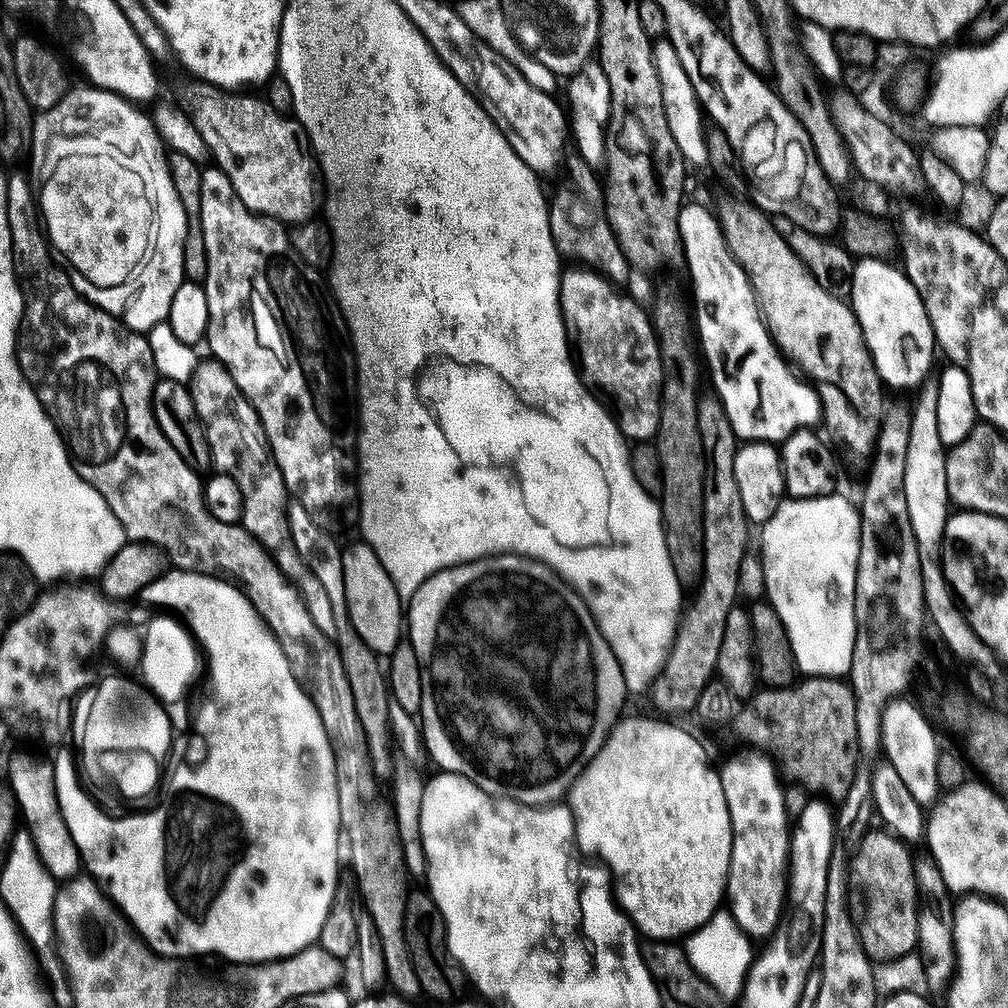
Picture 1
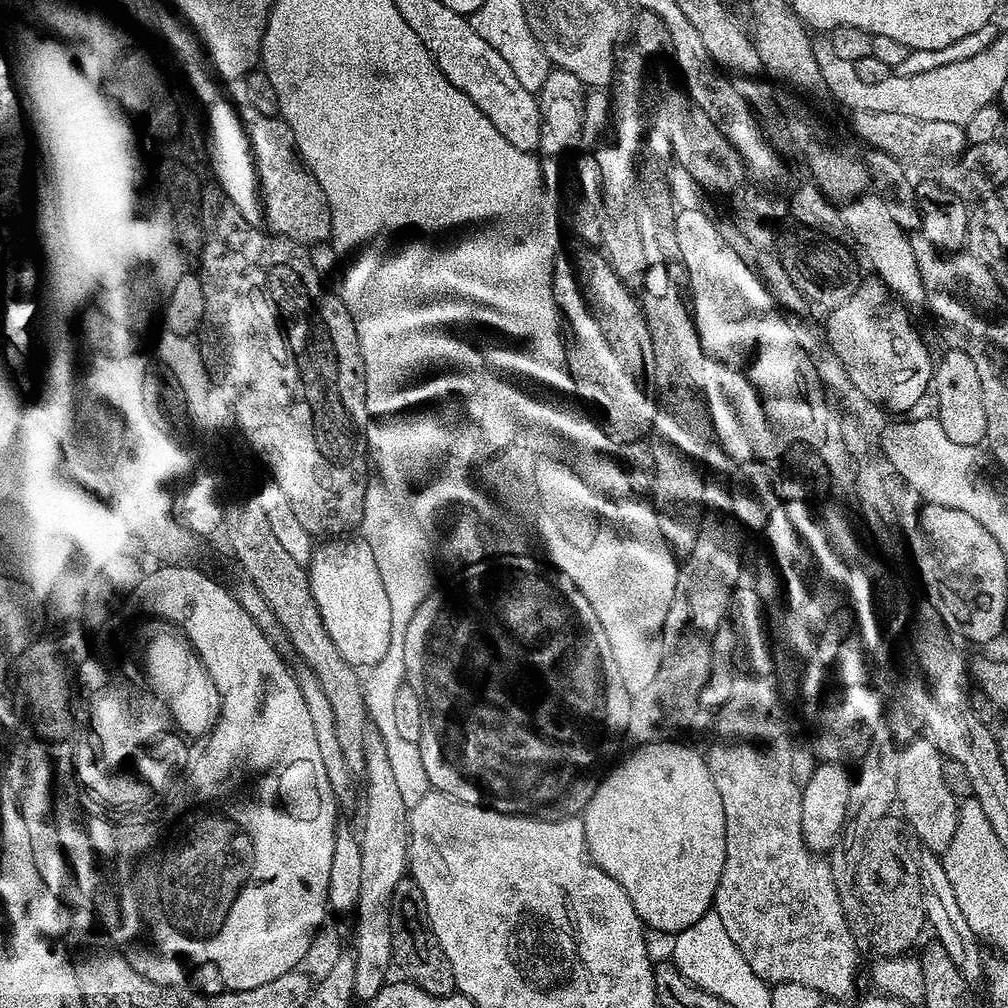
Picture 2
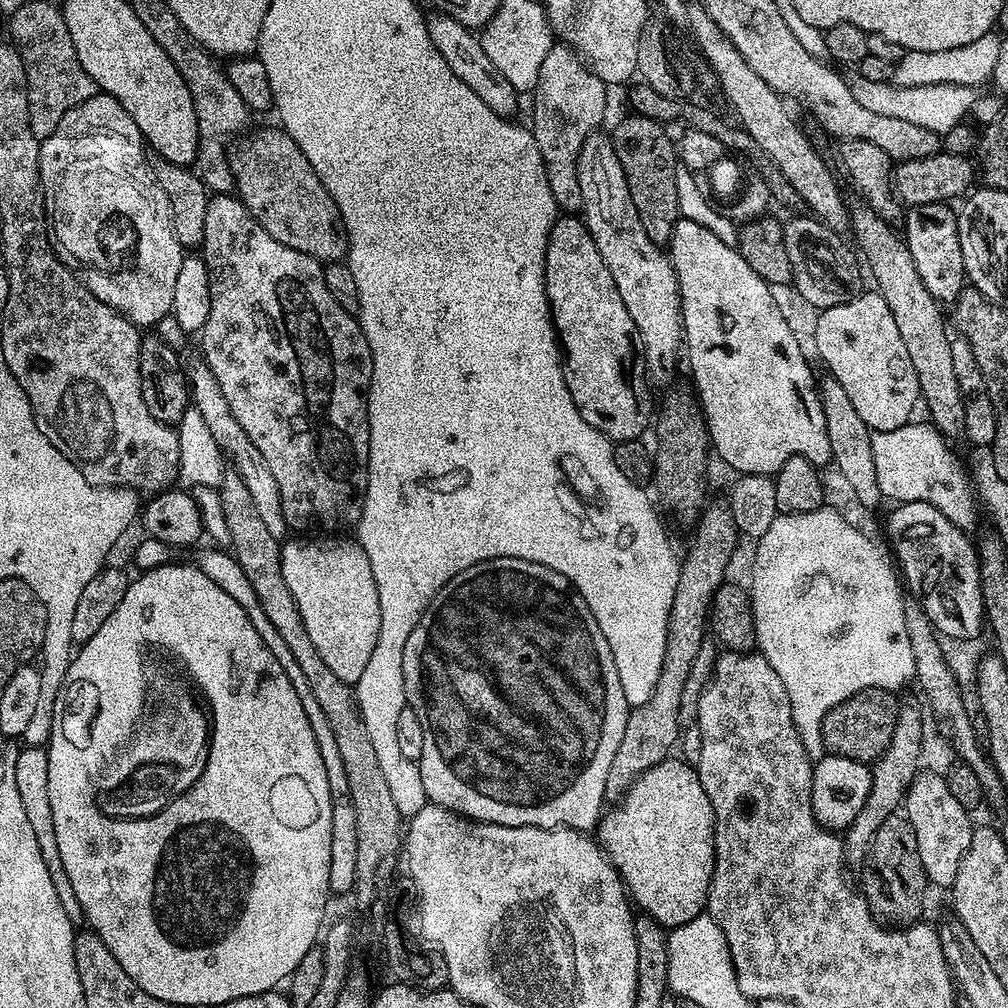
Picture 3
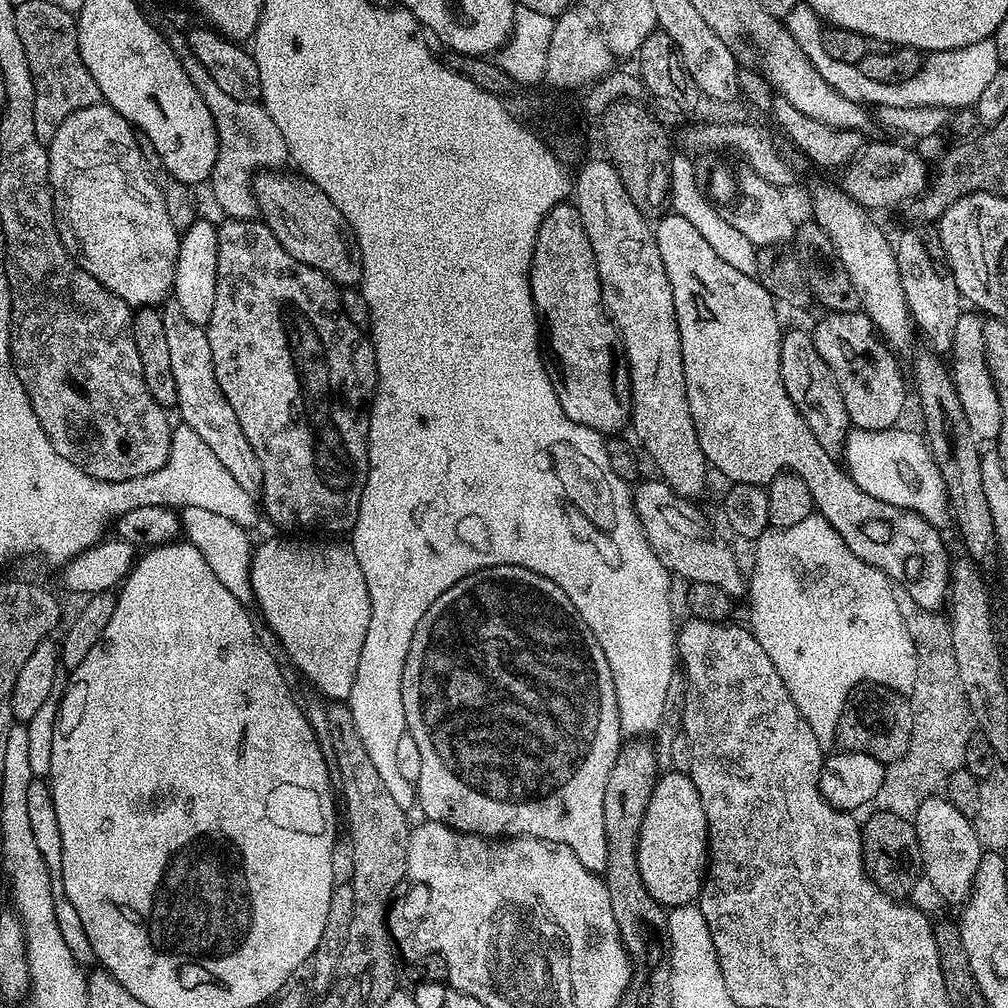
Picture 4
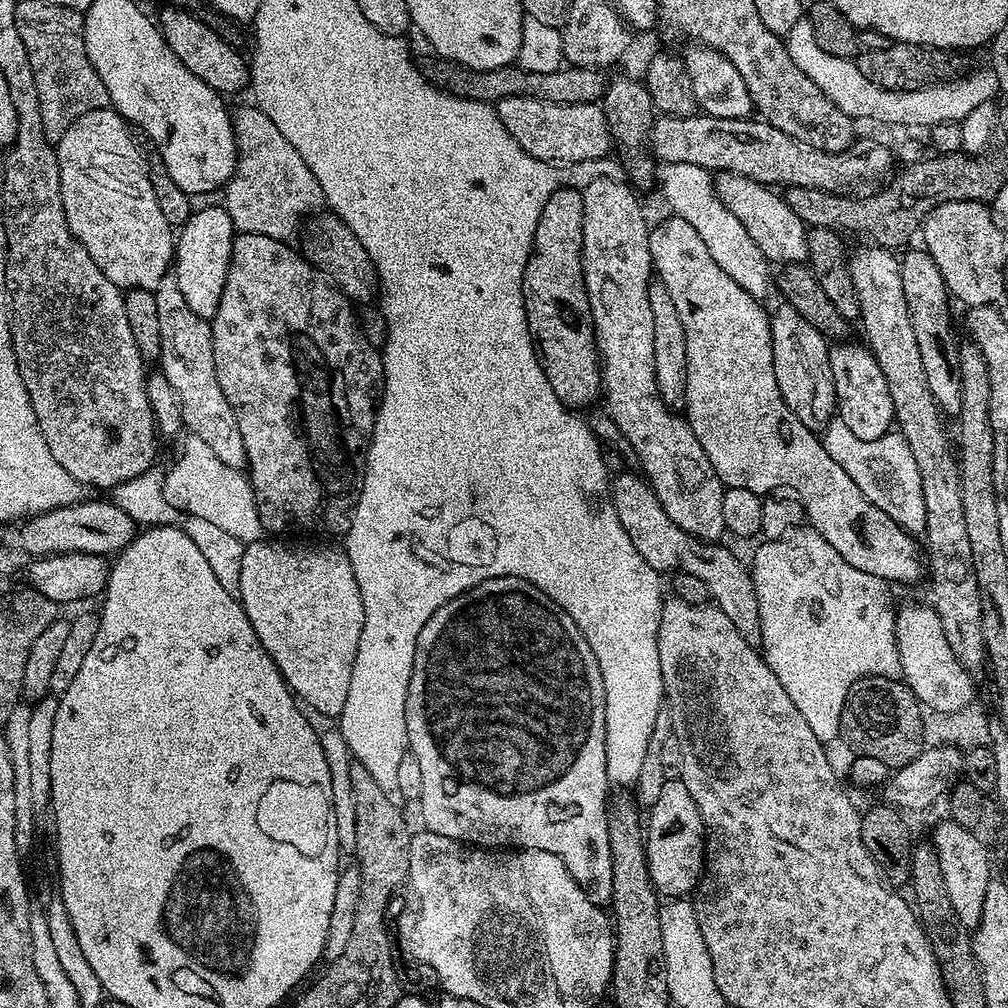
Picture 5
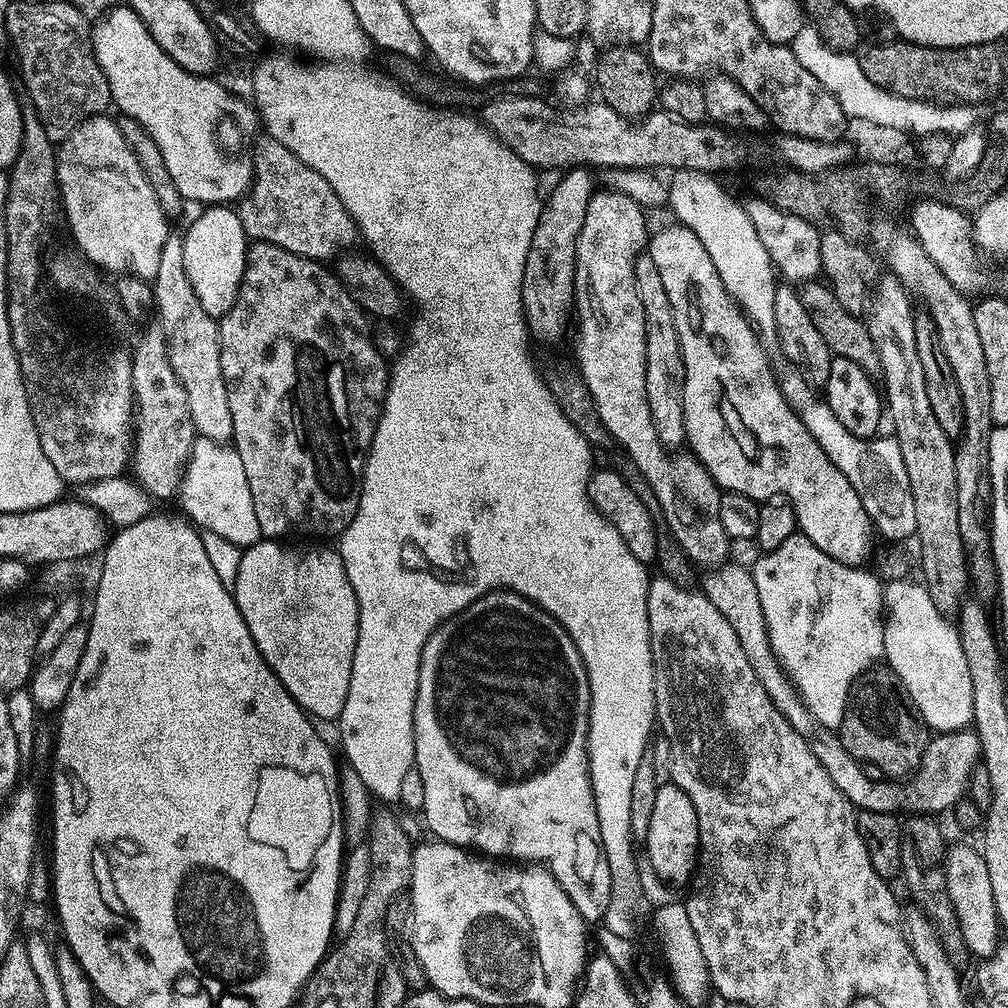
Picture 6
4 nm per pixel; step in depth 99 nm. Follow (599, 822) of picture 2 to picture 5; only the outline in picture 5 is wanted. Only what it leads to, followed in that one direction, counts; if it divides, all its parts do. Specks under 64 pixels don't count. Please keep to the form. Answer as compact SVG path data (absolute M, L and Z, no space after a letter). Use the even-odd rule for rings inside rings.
M669 778L658 794L658 802L646 816L648 873L652 887L664 898L684 898L695 893L704 870L704 827L690 798L690 790L679 778Z

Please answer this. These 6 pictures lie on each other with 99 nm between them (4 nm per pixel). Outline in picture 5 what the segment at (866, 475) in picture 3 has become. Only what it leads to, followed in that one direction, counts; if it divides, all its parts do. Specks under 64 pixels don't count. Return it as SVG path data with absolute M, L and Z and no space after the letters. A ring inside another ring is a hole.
M781 303L777 312L771 313L772 353L774 354L774 378L778 378L778 390L786 406L806 426L817 434L837 415L836 387L830 366L829 341L798 310Z

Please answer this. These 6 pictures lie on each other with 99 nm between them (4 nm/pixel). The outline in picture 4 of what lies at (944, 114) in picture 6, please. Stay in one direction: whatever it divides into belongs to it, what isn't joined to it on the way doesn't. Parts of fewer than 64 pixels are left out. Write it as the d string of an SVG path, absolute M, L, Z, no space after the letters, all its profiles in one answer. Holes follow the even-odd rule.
M797 2L794 10L786 17L786 23L794 42L806 54L806 58L842 94L842 98L850 98L850 102L863 106L884 106L894 107L938 107L947 110L959 110L970 108L975 105L982 95L982 90L994 79L1002 67L998 50L995 49L995 42L992 38L982 42L974 42L970 46L962 46L945 52L933 52L923 61L920 72L910 78L904 84L887 84L886 82L873 82L862 74L862 70L855 64L838 62L826 54L822 46L822 34L820 33L822 21L820 15L813 8L806 6L803 2Z

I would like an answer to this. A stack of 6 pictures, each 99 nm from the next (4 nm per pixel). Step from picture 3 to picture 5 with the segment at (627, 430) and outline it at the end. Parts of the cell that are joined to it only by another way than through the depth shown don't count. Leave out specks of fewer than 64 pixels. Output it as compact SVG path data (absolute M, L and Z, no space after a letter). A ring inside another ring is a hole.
M561 186L542 206L536 233L532 239L532 252L528 255L524 271L524 305L528 329L540 365L558 398L569 410L580 410L602 396L602 361L596 347L596 329L592 319L592 303L584 281L584 193L579 188Z

